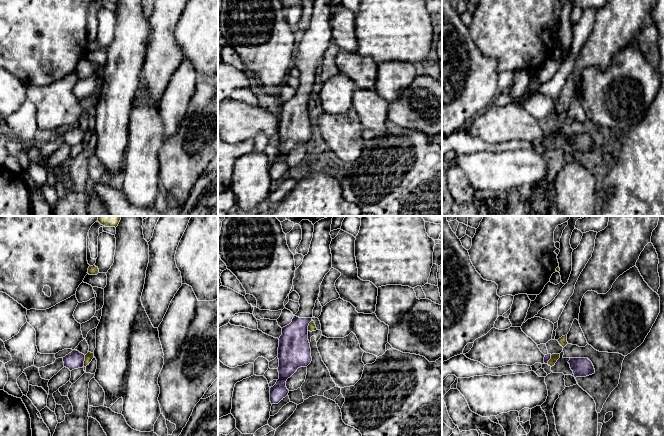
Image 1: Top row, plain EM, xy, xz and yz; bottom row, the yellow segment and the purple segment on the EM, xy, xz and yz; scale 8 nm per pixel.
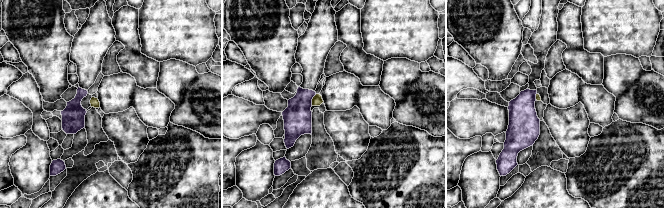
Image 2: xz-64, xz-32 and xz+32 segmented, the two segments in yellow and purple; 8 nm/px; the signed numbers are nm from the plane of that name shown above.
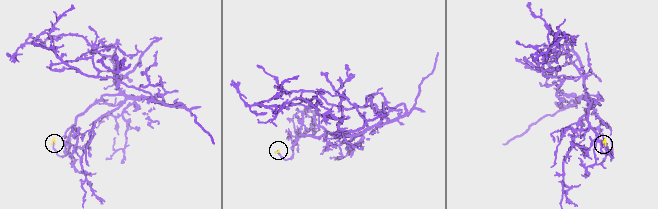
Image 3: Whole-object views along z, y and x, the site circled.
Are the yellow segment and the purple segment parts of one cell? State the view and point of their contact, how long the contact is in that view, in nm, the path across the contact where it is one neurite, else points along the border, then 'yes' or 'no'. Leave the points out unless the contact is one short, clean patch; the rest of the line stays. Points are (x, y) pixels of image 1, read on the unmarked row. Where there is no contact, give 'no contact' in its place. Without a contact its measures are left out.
meets yellow in xy at (84, 137); contact 100 nm long; border along xy (85, 131), (83, 142); no

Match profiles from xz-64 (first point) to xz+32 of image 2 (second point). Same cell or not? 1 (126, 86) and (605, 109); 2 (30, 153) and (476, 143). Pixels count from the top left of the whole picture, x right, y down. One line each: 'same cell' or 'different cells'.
1: same cell
2: different cells

